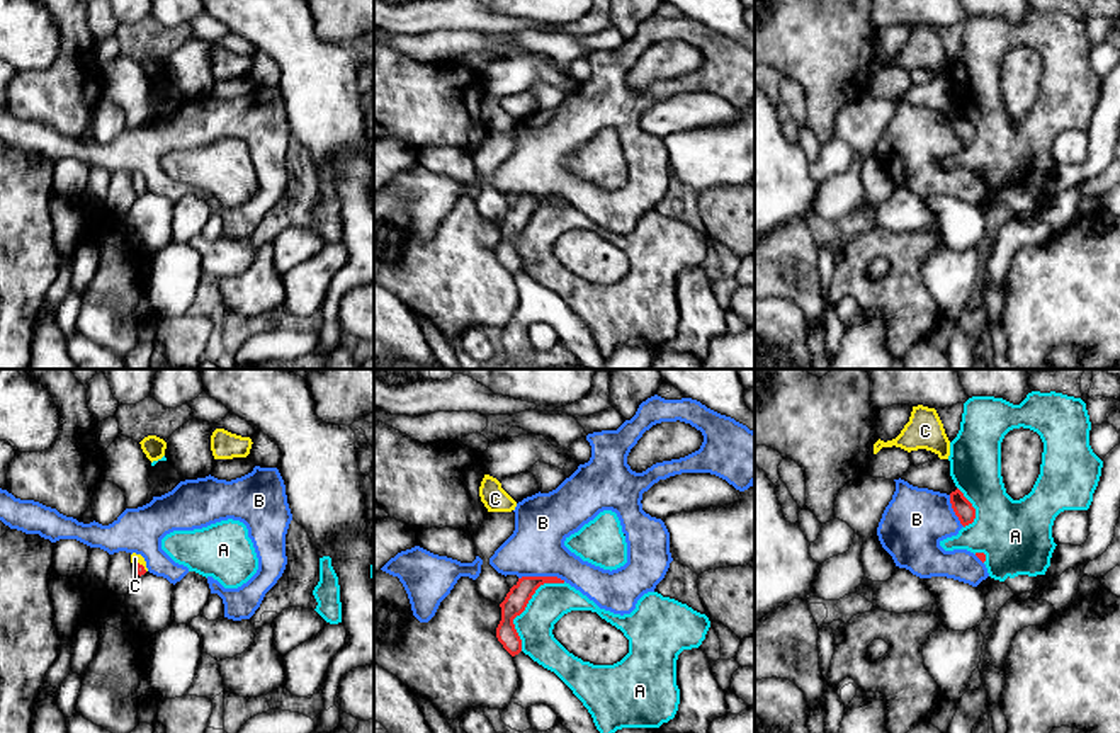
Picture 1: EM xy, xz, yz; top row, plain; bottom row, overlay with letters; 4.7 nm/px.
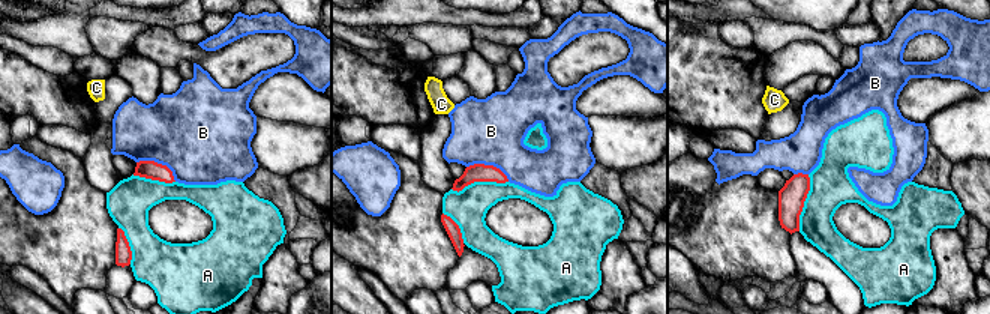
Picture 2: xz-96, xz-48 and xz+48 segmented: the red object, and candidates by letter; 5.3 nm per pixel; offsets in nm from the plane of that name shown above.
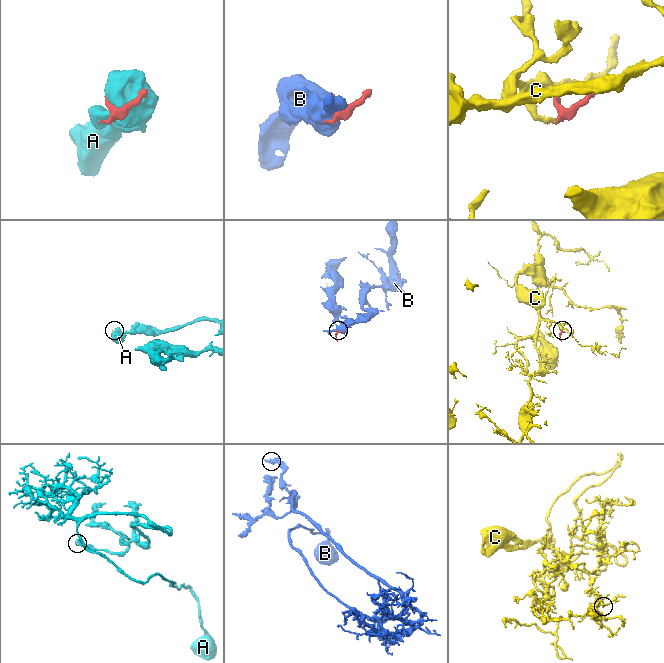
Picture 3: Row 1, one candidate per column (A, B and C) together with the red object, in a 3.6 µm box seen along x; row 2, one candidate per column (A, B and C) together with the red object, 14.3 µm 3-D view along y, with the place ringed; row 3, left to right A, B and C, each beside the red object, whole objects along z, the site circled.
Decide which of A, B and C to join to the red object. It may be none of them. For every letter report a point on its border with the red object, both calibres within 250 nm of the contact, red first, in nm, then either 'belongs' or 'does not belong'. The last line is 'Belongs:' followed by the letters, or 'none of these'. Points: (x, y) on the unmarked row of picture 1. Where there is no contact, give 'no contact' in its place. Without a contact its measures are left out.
A: contact xz (526, 225); calibres 110 and 180 nm; does not belong
B: contact xz (543, 196); calibres 110 and 260 nm; does not belong
C: contact xy (138, 182); calibres 50 and 50 nm; does not belong
Belongs: none of these

